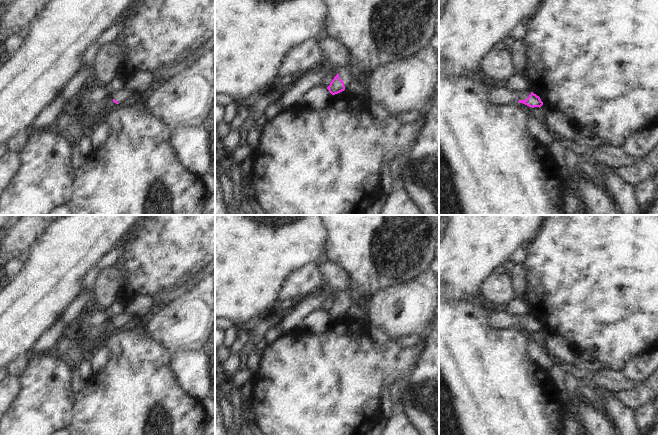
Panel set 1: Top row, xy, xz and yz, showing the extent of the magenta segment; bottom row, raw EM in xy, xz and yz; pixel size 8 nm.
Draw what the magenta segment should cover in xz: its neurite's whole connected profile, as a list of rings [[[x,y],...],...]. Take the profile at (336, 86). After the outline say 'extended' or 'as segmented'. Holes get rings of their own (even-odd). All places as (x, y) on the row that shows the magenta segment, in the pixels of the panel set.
[[[322,36],[319,40],[319,48],[322,51],[324,61],[337,68],[338,73],[327,87],[332,95],[345,90],[345,87],[360,78],[358,68],[353,64],[350,51],[337,41]]]; extended

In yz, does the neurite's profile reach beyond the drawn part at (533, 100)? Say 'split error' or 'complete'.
split error

